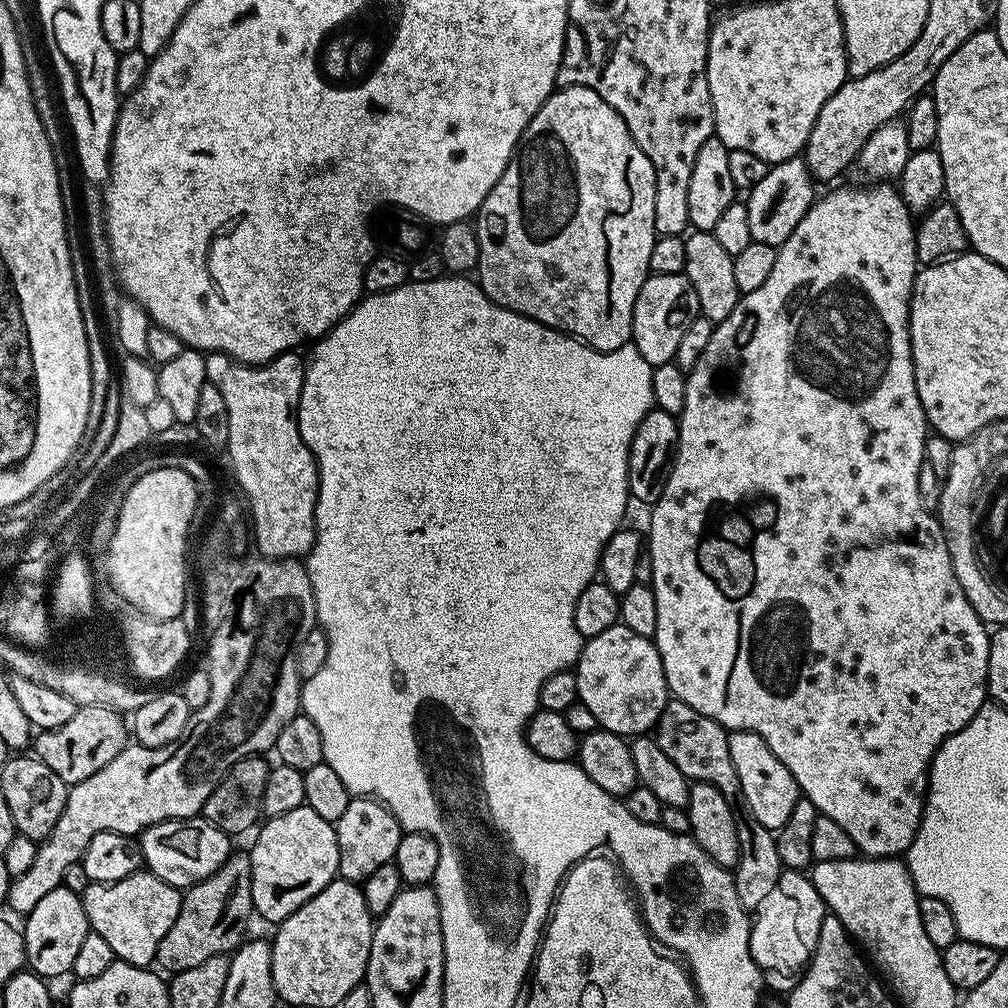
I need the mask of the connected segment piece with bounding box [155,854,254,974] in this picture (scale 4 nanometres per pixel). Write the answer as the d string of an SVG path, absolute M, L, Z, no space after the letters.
M233 854L217 872L210 874L210 878L183 893L178 918L174 918L174 926L166 930L166 938L162 938L156 951L155 963L161 964L159 967L165 973L175 974L190 970L190 966L202 966L206 958L231 954L244 943L244 931L248 928L248 919L253 916L252 857Z

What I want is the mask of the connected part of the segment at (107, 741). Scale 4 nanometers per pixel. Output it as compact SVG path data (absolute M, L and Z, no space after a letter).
M86 705L77 707L74 718L70 718L66 726L41 731L37 736L40 737L37 740L35 737L34 740L36 759L50 766L50 770L54 770L58 778L62 778L65 784L71 786L102 770L102 766L110 762L110 758L117 756L126 747L127 740L124 739L129 739L130 732L121 713L106 706Z

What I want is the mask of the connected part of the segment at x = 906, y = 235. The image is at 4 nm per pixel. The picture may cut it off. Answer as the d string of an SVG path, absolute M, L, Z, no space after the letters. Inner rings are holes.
M872 182L868 188L836 188L824 197L817 199L808 213L794 226L790 238L782 241L776 257L774 270L766 283L758 286L758 290L745 292L740 300L730 310L730 318L719 321L710 334L710 342L706 350L702 350L702 358L694 362L694 366L686 373L685 400L678 415L680 433L678 434L678 450L676 461L670 470L670 478L666 482L666 490L662 490L662 498L651 505L652 521L646 532L646 555L652 560L653 576L652 589L658 602L658 630L654 637L656 649L662 658L662 670L668 683L668 691L675 699L686 702L694 710L714 718L726 730L742 732L756 732L778 754L778 758L794 774L798 782L803 799L814 802L817 813L826 818L834 818L846 834L854 842L857 853L864 858L900 858L907 853L914 842L914 834L920 825L924 813L924 800L928 797L928 769L932 767L932 760L936 751L946 742L946 738L953 736L974 714L985 704L988 696L988 659L990 658L989 629L983 620L978 618L974 606L966 598L962 586L958 586L958 578L954 578L954 566L950 562L950 550L944 537L944 531L939 519L922 502L922 494L918 494L918 474L920 467L926 463L924 448L928 444L930 425L926 414L922 410L922 402L918 398L918 386L914 378L912 365L912 347L908 333L908 307L912 301L912 287L916 281L918 261L916 258L916 224L913 213L908 211L899 191L888 182ZM720 364L740 364L740 388L732 392L732 380L724 380L724 372L720 372Z

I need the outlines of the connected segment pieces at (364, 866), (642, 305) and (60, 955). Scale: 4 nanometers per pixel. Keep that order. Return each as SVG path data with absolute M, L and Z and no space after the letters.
M375 798L349 799L342 818L334 821L338 838L339 875L345 880L363 882L378 870L378 866L393 863L402 835L400 823L392 811Z
M683 272L649 275L642 290L638 290L638 298L634 302L631 343L636 345L638 354L642 354L648 364L671 364L676 359L682 337L686 330L690 330L690 322L694 322L698 315L698 294L688 276Z
M66 887L55 888L38 901L34 910L26 913L24 933L24 955L26 964L36 975L45 978L68 976L74 966L74 957L90 931L82 896Z

